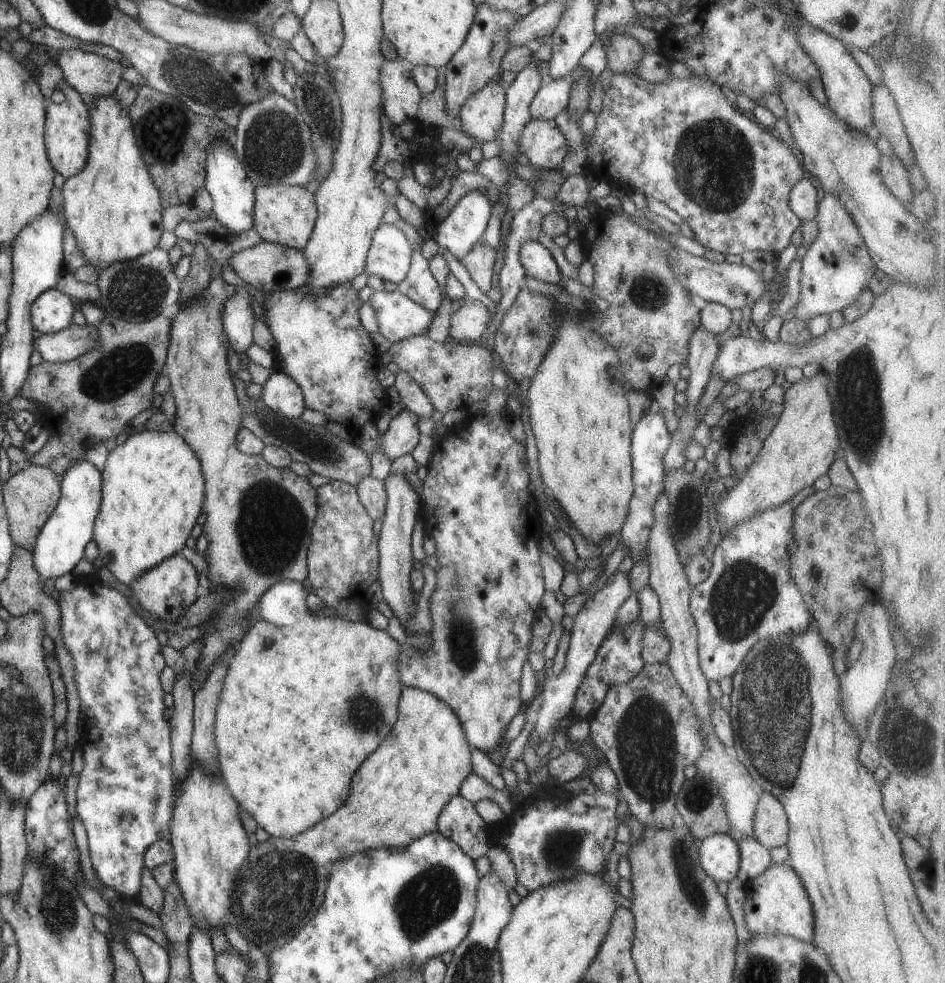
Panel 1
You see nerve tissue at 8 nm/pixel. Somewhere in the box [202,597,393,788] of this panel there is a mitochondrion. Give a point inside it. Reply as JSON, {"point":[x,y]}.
{"point":[368,723]}

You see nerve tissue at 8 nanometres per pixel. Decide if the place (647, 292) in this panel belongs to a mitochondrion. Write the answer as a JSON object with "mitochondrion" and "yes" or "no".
{"mitochondrion":"yes"}

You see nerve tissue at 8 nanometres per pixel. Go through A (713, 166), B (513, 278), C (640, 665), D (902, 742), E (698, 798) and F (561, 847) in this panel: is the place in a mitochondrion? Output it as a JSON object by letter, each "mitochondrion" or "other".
{"A":"mitochondrion","B":"other","C":"other","D":"mitochondrion","E":"mitochondrion","F":"mitochondrion"}

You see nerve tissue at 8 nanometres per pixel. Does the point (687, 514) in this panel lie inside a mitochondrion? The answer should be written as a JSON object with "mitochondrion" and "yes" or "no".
{"mitochondrion":"yes"}

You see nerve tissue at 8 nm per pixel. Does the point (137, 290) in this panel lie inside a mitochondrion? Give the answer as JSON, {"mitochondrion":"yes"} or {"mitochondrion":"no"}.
{"mitochondrion":"yes"}

